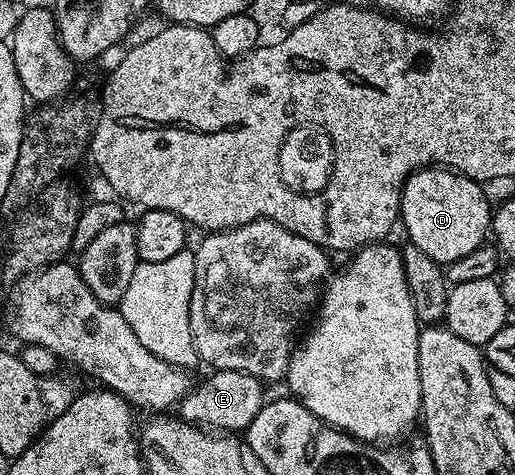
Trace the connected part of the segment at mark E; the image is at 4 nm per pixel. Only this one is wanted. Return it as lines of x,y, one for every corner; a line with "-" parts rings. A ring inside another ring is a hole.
213,371
201,384
190,386
179,404
180,418
202,429
216,429
221,433
241,433
255,421
255,413
264,407
267,394
262,380
247,373
234,371

